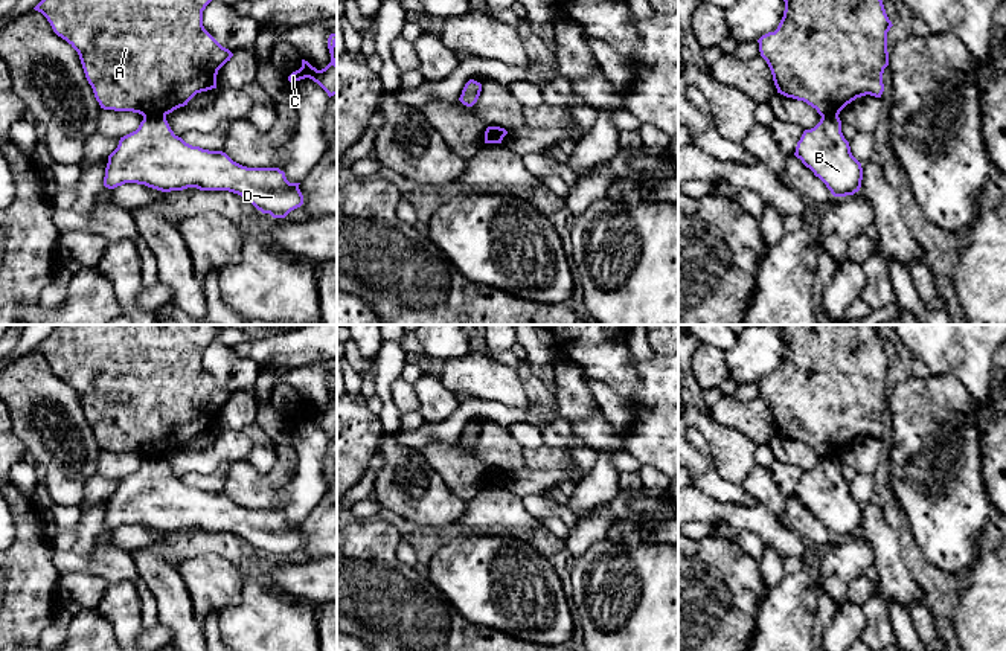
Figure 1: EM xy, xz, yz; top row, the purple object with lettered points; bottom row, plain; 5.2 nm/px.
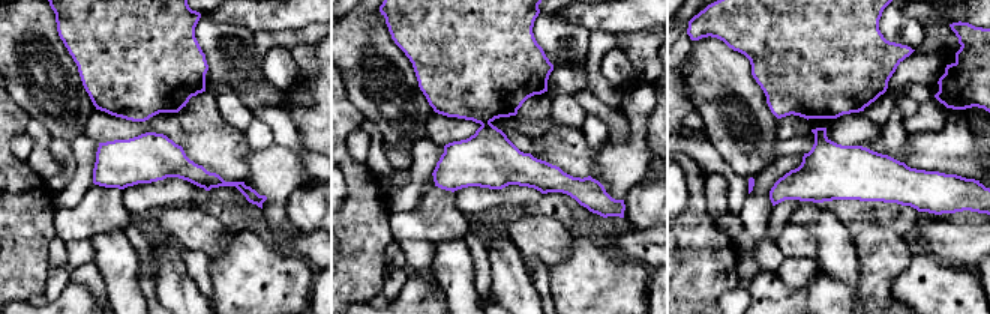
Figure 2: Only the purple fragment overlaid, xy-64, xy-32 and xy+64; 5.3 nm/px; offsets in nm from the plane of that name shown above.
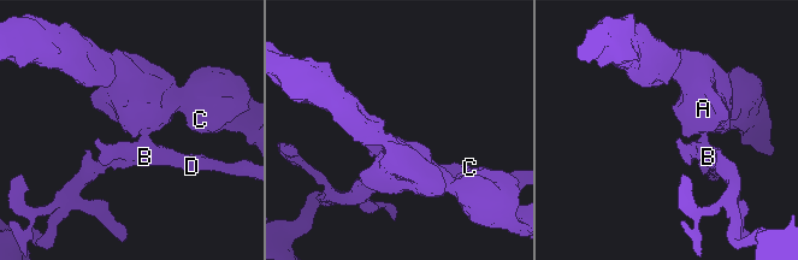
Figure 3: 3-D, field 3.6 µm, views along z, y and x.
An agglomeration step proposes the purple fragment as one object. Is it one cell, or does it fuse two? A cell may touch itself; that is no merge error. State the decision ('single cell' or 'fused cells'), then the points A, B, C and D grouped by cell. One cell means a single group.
fused cells; groups A C / B D

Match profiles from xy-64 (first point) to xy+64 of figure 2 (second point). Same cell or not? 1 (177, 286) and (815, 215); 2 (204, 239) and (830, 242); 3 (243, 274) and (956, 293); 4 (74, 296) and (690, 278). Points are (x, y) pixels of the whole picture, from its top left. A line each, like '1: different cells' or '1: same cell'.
1: same cell
2: different cells
3: same cell
4: different cells

